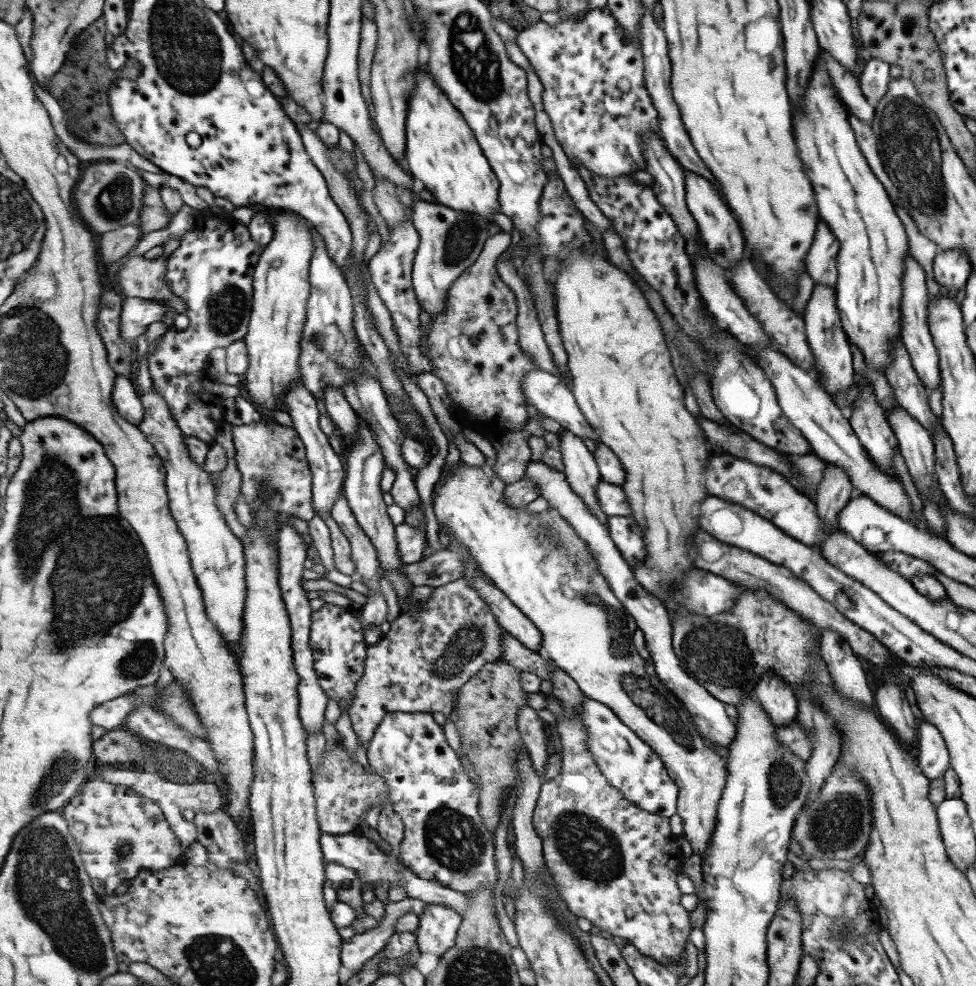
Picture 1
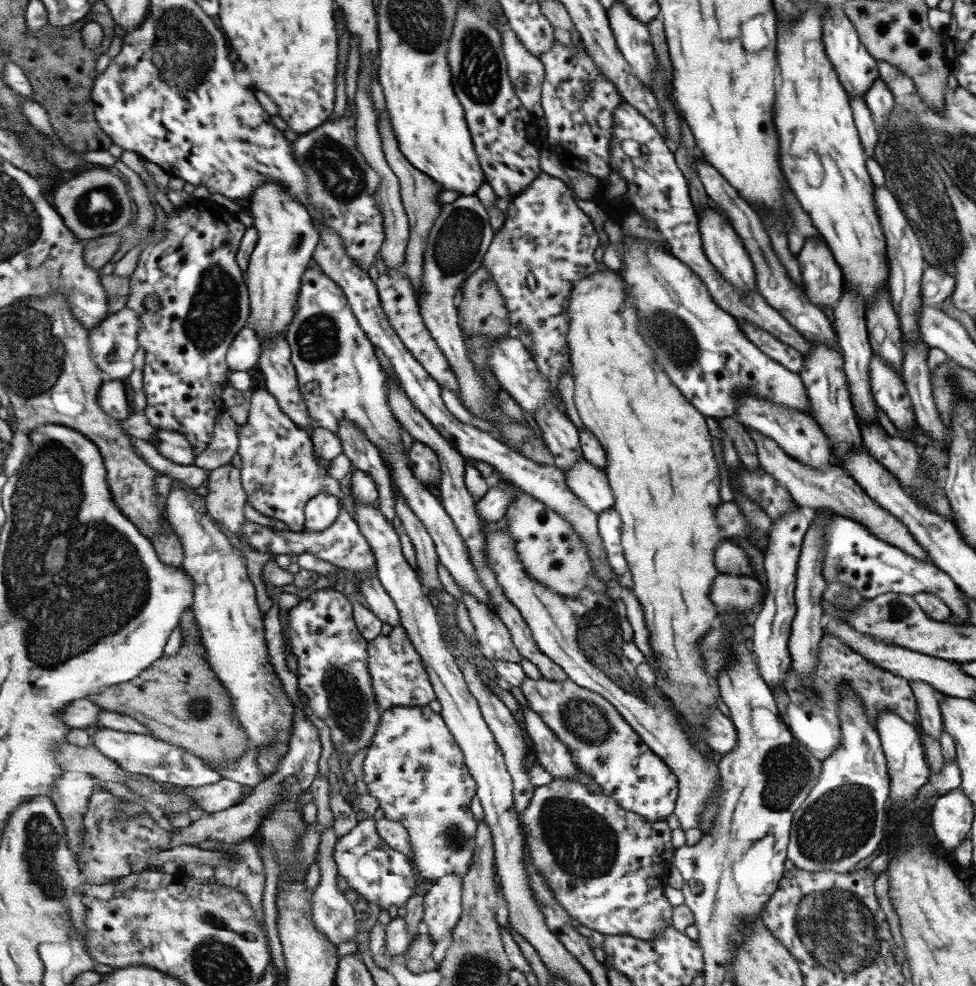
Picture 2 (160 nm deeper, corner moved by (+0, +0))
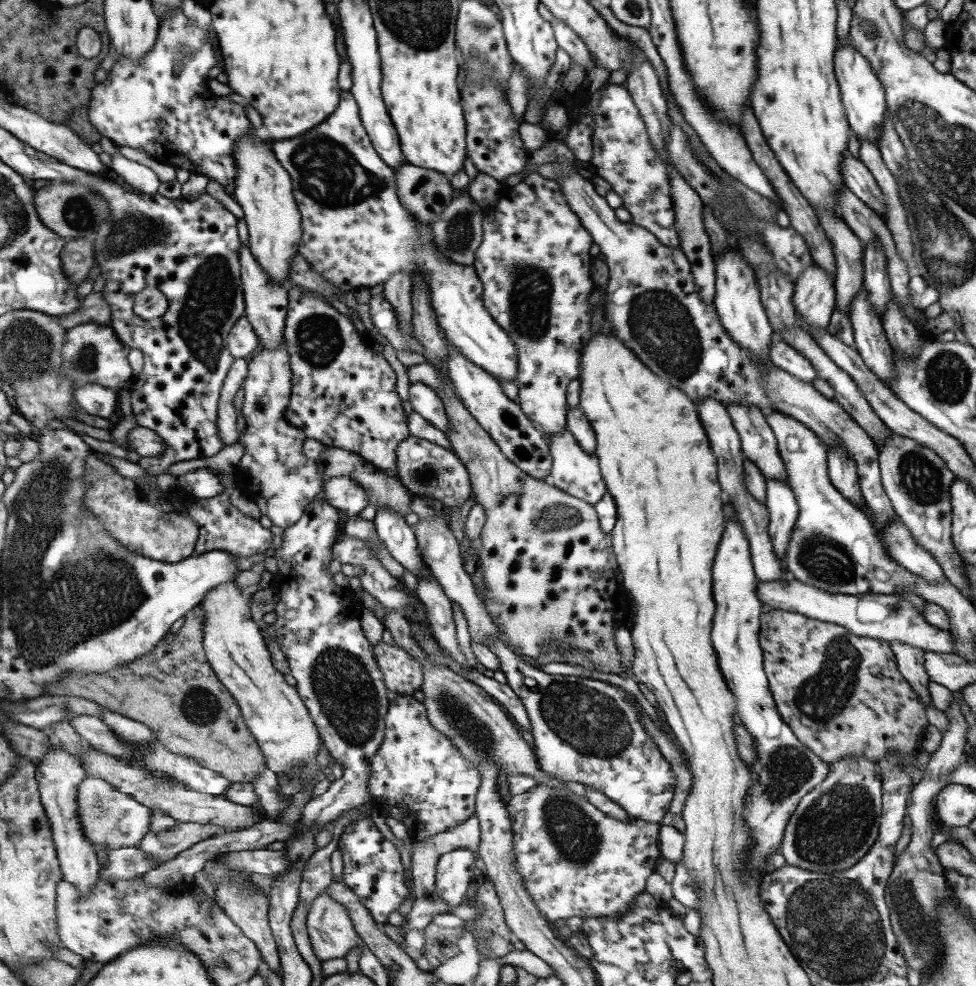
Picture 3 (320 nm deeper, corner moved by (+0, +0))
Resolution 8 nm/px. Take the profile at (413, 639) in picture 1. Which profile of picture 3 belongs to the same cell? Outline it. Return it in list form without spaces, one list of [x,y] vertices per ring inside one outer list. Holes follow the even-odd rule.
[[[380,641],[374,646],[374,654],[389,698],[397,695],[412,696],[415,690],[420,690],[421,667],[398,643],[386,644]]]

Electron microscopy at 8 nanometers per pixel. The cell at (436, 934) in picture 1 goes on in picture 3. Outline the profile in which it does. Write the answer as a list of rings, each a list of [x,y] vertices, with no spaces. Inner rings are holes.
[[[457,849],[442,854],[436,862],[434,872],[435,892],[447,906],[459,906],[467,886],[477,874],[472,850]]]

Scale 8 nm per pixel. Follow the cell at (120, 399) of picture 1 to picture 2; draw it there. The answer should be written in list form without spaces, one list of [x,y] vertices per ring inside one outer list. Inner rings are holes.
[[[123,379],[106,380],[98,394],[98,401],[101,402],[102,409],[113,418],[125,420],[134,413],[129,387]]]

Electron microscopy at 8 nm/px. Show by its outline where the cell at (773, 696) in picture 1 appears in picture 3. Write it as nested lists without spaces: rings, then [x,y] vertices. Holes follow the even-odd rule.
[[[766,478],[765,507],[768,512],[768,535],[772,549],[785,570],[785,547],[797,516],[795,497],[783,481]]]

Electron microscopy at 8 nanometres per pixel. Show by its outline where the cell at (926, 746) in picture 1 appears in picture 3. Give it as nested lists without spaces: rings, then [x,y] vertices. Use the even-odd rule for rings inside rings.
[[[890,642],[888,646],[896,658],[896,665],[901,676],[911,685],[916,692],[919,702],[925,707],[931,703],[927,692],[929,684],[928,674],[922,668],[923,651],[917,647],[898,642]]]

